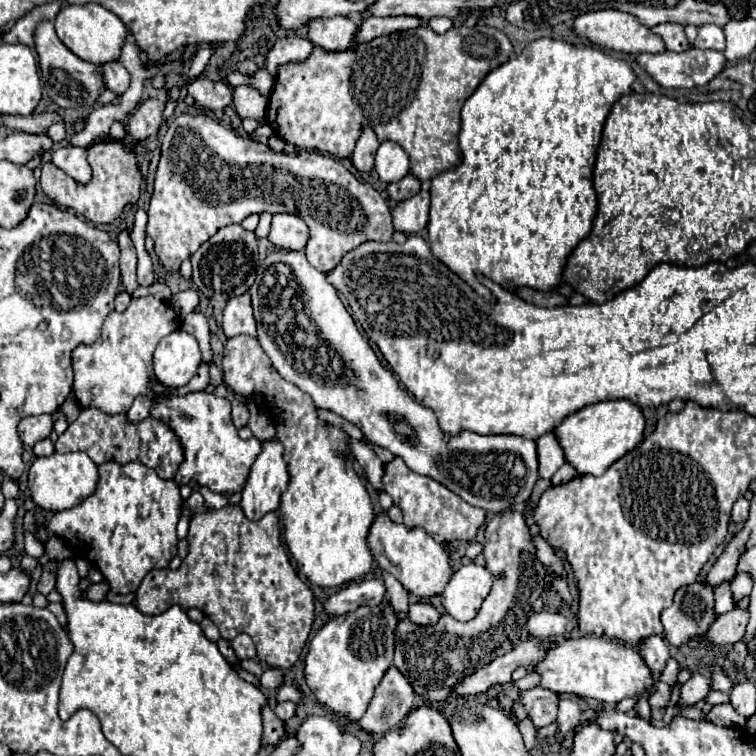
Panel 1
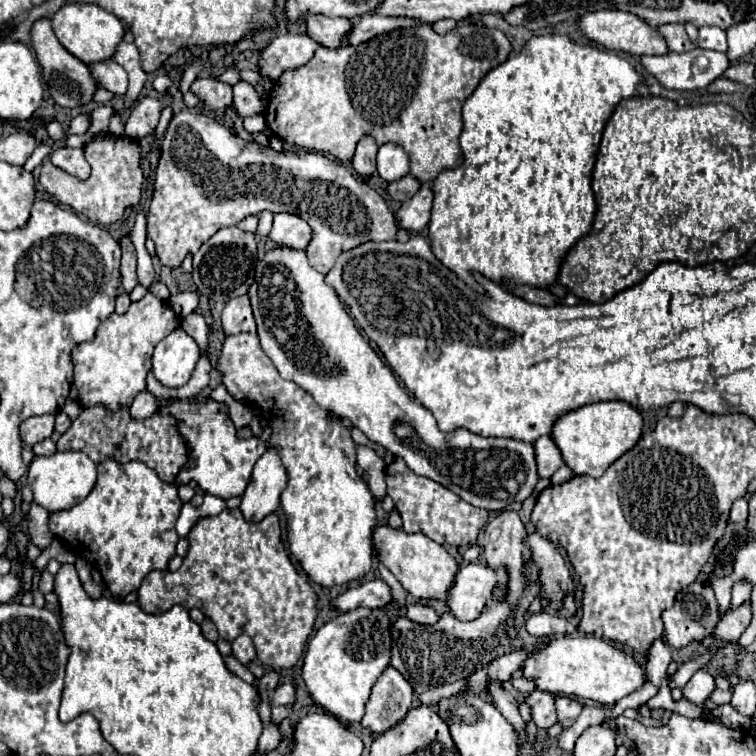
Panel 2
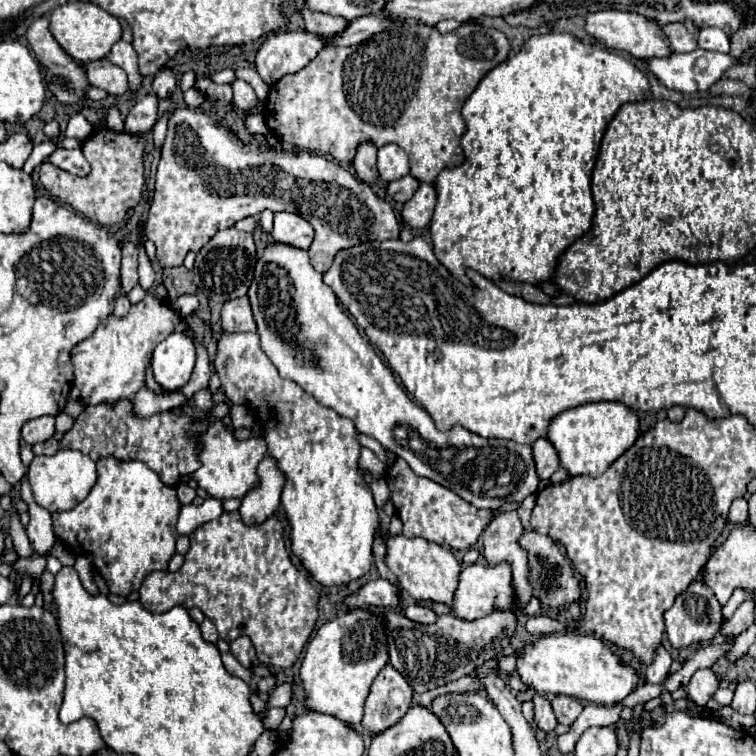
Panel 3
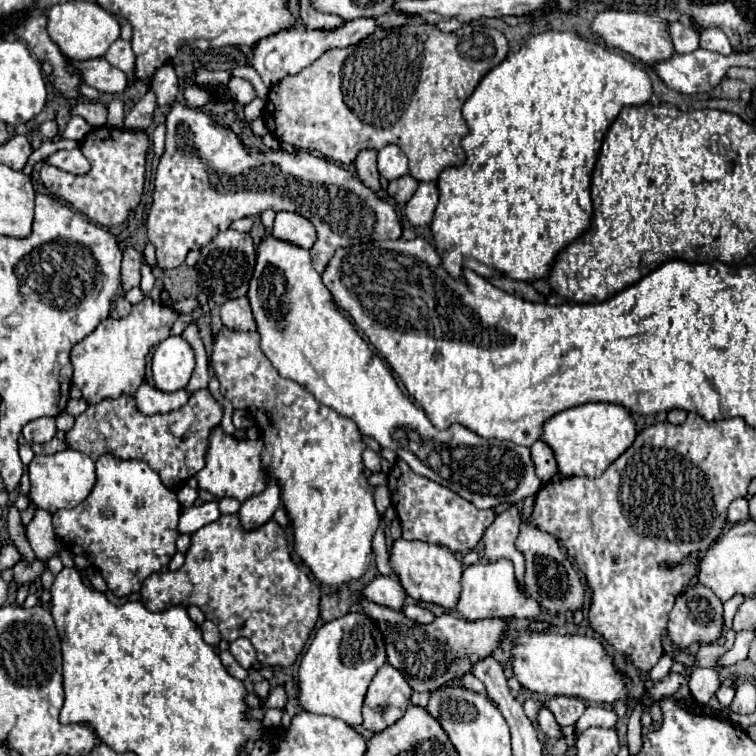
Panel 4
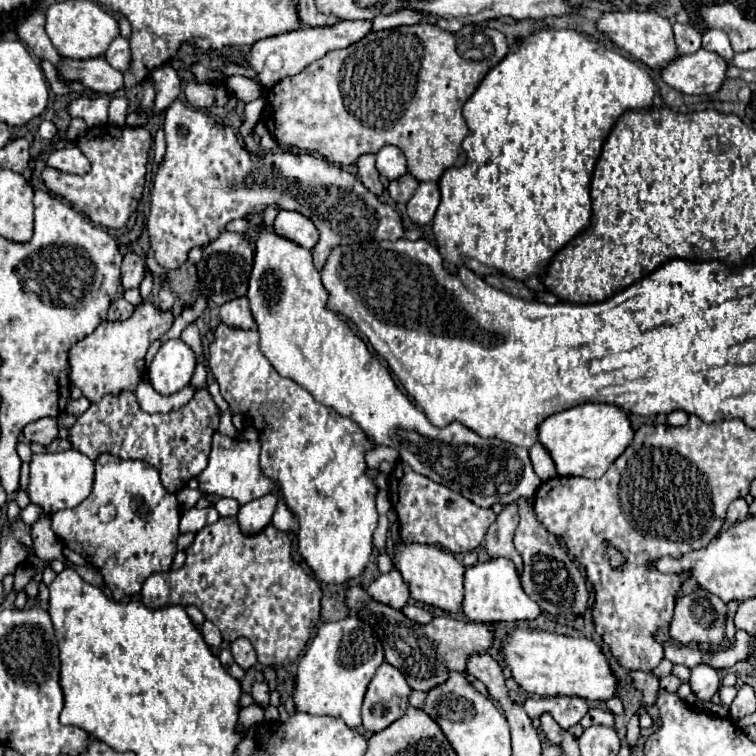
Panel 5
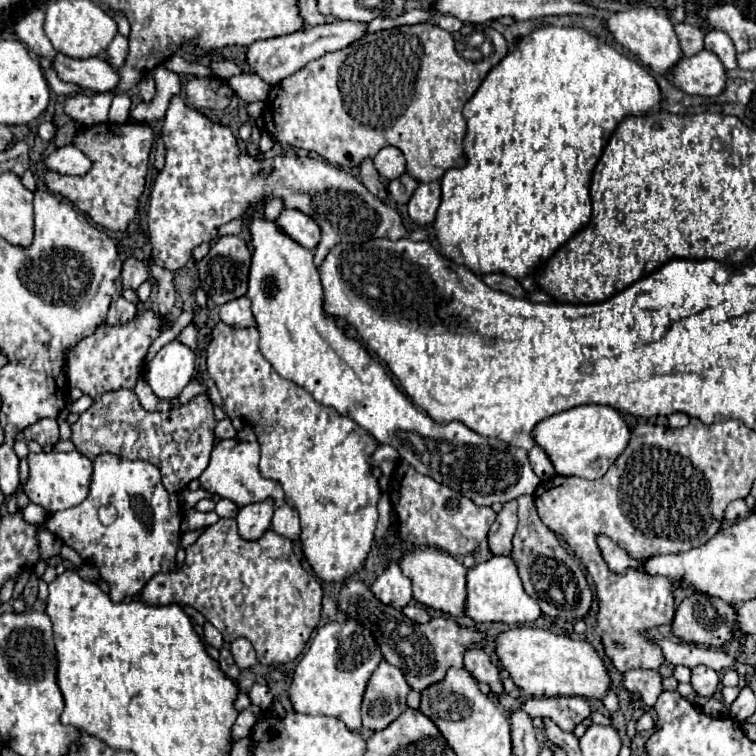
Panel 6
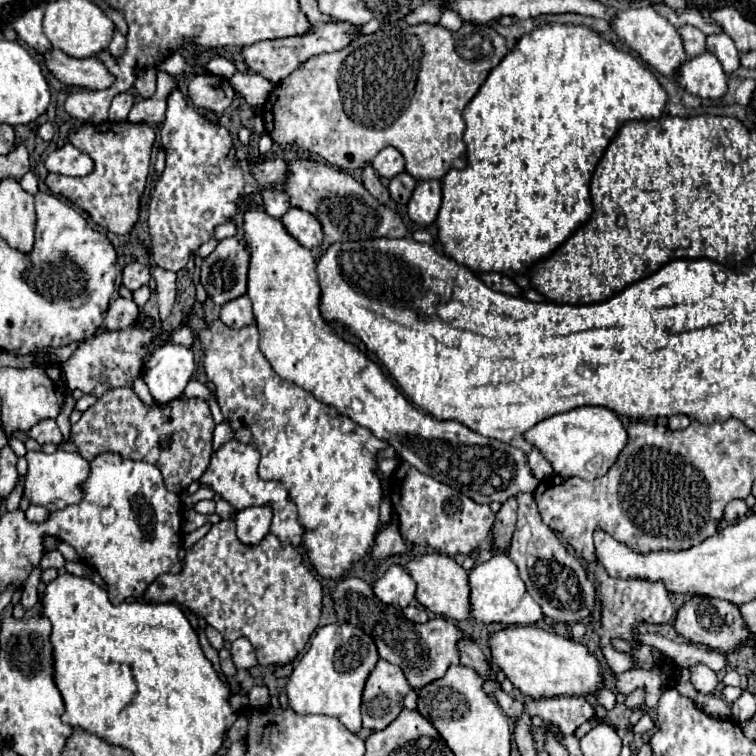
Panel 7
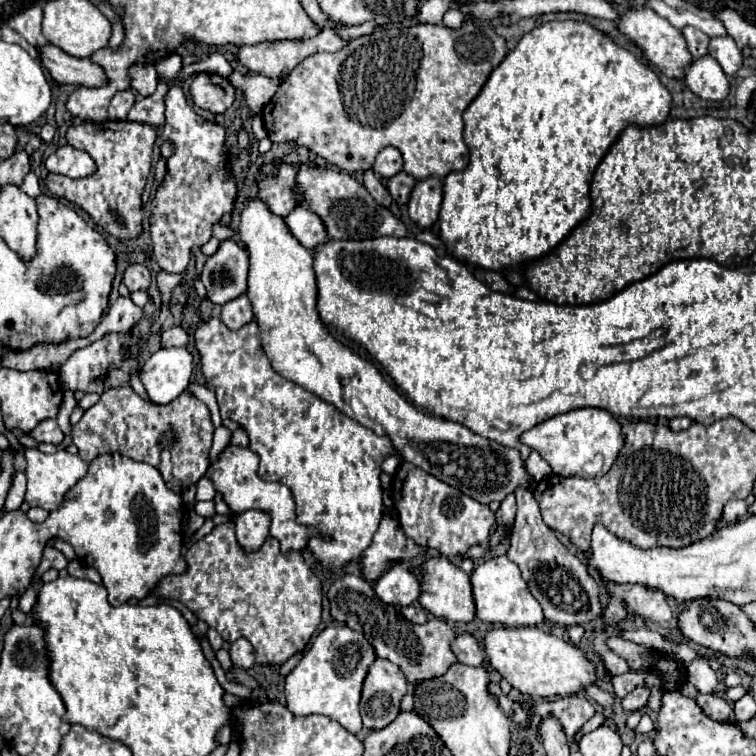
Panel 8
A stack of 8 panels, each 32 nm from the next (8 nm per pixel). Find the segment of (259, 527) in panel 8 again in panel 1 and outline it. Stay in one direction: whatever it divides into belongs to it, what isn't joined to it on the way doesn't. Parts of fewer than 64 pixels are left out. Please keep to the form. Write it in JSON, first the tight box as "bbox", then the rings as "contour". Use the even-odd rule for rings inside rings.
{"bbox":[242,440,288,520],"contour":[[[266,440],[262,444],[264,452],[256,458],[248,484],[242,492],[242,510],[248,520],[260,520],[264,514],[278,510],[280,496],[288,486],[288,470],[282,458],[282,444],[276,440]]]}

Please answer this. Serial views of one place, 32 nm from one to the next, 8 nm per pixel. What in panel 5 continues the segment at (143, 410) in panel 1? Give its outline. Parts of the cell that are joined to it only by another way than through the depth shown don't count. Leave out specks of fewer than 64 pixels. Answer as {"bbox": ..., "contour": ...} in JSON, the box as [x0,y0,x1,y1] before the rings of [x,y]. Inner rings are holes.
{"bbox":[136,380,198,414],"contour":[[[142,380],[136,388],[136,398],[138,398],[138,404],[144,412],[154,414],[154,412],[170,412],[170,410],[182,408],[196,392],[198,392],[198,388],[190,384],[172,396],[160,396],[154,392],[154,388],[146,380]]]}

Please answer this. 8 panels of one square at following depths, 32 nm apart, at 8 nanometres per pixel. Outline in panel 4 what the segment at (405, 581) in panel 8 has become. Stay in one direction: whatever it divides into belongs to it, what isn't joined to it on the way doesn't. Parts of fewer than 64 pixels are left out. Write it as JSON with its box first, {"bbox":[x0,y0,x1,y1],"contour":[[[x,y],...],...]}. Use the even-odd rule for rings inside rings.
{"bbox":[362,574,406,610],"contour":[[[396,574],[378,576],[362,592],[368,600],[394,608],[394,610],[402,610],[402,606],[406,602],[406,588],[402,586],[402,582]]]}

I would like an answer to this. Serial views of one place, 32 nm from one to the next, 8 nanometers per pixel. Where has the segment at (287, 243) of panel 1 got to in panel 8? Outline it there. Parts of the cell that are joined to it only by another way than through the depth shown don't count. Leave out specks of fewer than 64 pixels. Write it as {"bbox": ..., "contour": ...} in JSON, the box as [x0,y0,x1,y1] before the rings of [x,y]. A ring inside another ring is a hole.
{"bbox":[284,206,328,250],"contour":[[[302,206],[294,208],[284,220],[286,220],[290,232],[296,236],[296,240],[308,250],[312,250],[316,244],[322,244],[324,240],[328,240],[324,220],[318,214],[314,214],[312,210],[306,210]]]}

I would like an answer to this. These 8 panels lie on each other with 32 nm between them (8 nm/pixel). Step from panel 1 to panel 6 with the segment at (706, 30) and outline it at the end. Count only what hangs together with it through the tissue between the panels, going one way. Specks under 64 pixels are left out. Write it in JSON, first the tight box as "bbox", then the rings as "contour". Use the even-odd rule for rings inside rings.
{"bbox":[704,30,738,70],"contour":[[[720,30],[708,32],[706,38],[704,38],[704,48],[714,52],[722,60],[726,70],[738,68],[738,64],[736,64],[736,48],[734,48],[734,44],[732,44],[732,40],[730,40],[730,36],[726,32],[720,32]]]}

